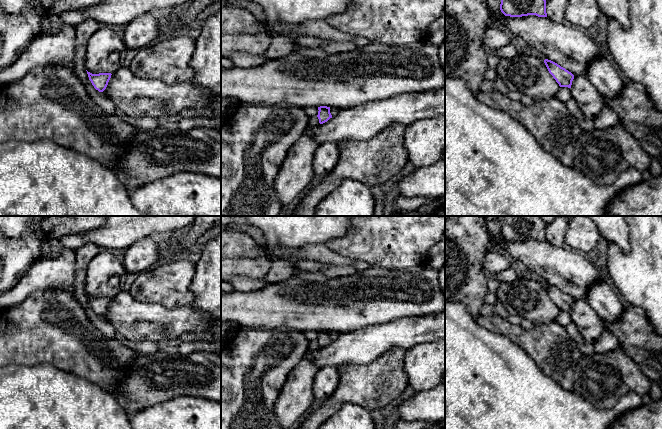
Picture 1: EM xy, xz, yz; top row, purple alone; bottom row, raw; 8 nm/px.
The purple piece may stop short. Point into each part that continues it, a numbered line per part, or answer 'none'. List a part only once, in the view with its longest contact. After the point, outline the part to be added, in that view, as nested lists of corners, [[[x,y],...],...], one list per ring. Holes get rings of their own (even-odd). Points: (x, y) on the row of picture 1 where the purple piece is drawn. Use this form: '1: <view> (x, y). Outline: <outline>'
none

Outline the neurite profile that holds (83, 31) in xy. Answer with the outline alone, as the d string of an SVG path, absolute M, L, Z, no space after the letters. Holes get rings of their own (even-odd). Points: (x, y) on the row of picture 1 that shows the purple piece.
M89 19L80 24L74 26L75 28L75 58L74 69L82 82L86 91L90 97L97 103L106 114L116 114L117 108L115 104L108 99L102 92L99 92L94 88L89 80L86 68L85 68L85 54L87 48L87 42L91 35L100 28L101 25L95 20Z

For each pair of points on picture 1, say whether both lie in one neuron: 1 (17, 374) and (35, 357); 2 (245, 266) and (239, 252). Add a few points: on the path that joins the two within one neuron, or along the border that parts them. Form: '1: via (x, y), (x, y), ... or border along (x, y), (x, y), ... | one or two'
1: border along (49, 363), (10, 365) | two
2: via (245, 263), (239, 255) | one

